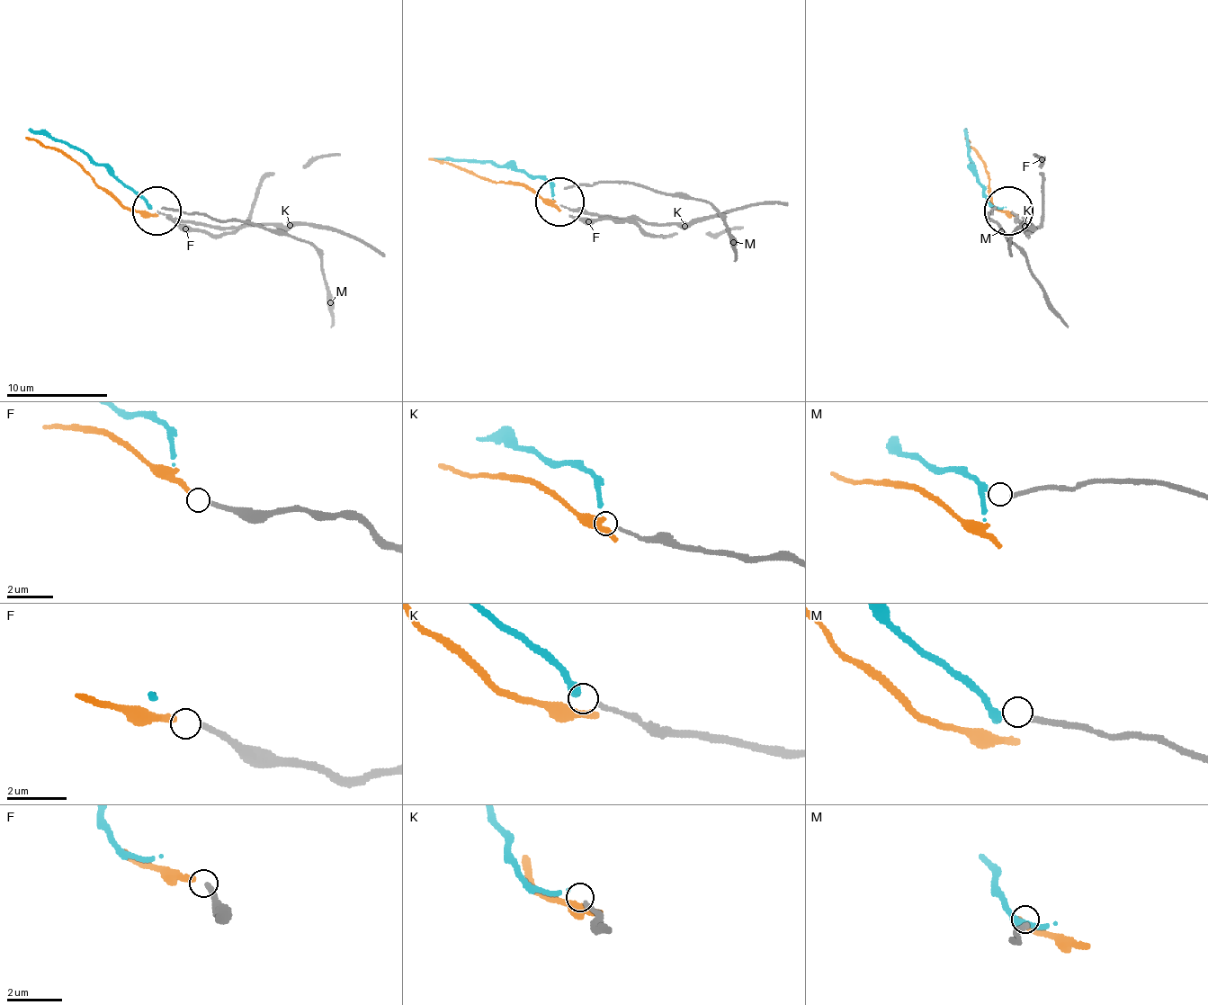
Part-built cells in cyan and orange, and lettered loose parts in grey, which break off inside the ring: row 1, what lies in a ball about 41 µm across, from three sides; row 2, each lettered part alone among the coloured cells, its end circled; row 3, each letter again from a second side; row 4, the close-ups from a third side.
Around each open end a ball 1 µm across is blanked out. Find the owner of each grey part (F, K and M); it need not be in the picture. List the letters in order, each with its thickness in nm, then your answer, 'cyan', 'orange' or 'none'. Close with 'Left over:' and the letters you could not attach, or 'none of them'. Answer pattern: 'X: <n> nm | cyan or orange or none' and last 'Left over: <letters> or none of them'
F: 180 nm | none
K: 120 nm | none
M: 180 nm | none
Left over: F, K, M

